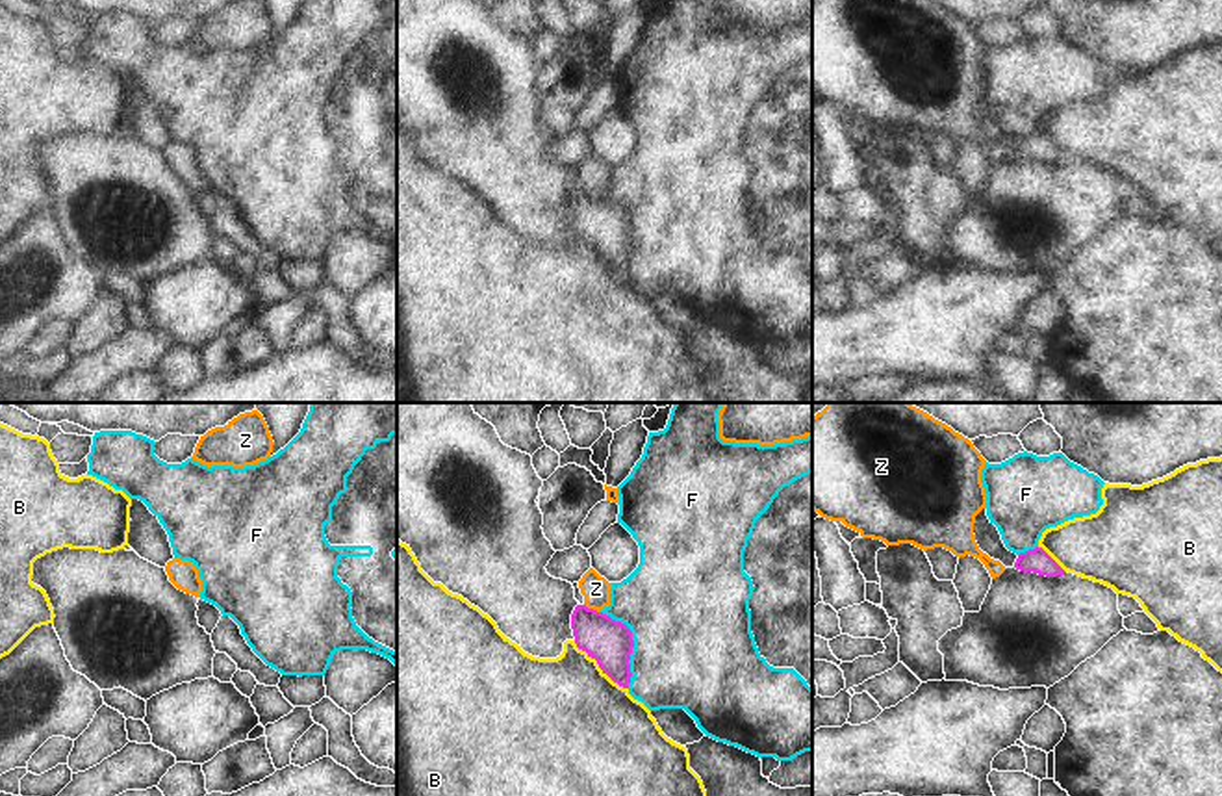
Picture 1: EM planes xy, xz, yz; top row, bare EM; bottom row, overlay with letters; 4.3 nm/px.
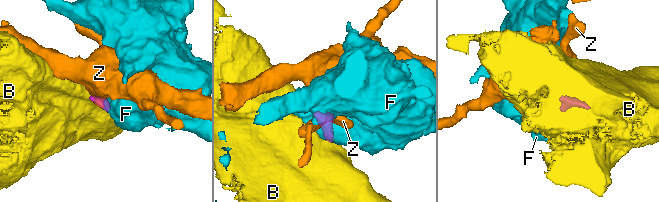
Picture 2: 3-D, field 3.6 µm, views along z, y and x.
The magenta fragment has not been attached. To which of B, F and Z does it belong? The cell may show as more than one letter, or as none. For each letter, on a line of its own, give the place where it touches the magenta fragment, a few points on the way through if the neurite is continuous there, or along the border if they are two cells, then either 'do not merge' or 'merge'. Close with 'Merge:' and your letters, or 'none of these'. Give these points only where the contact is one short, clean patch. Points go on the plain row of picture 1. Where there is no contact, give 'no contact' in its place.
B: contact xz (599, 251); do not merge
F: contact xz (633, 229); do not merge
Z: contact xz (592, 193); border xz (585, 188), (599, 197); do not merge
Merge: none of these

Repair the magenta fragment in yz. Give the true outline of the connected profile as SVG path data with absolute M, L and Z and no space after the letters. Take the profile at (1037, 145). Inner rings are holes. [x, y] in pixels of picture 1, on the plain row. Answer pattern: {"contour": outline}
{"contour": "M987 93L975 100L974 119L979 134L990 143L999 145L1005 152L1033 156L1046 161L1066 158L1042 132L1035 132L1020 139L1009 135L998 111L988 104Z"}

